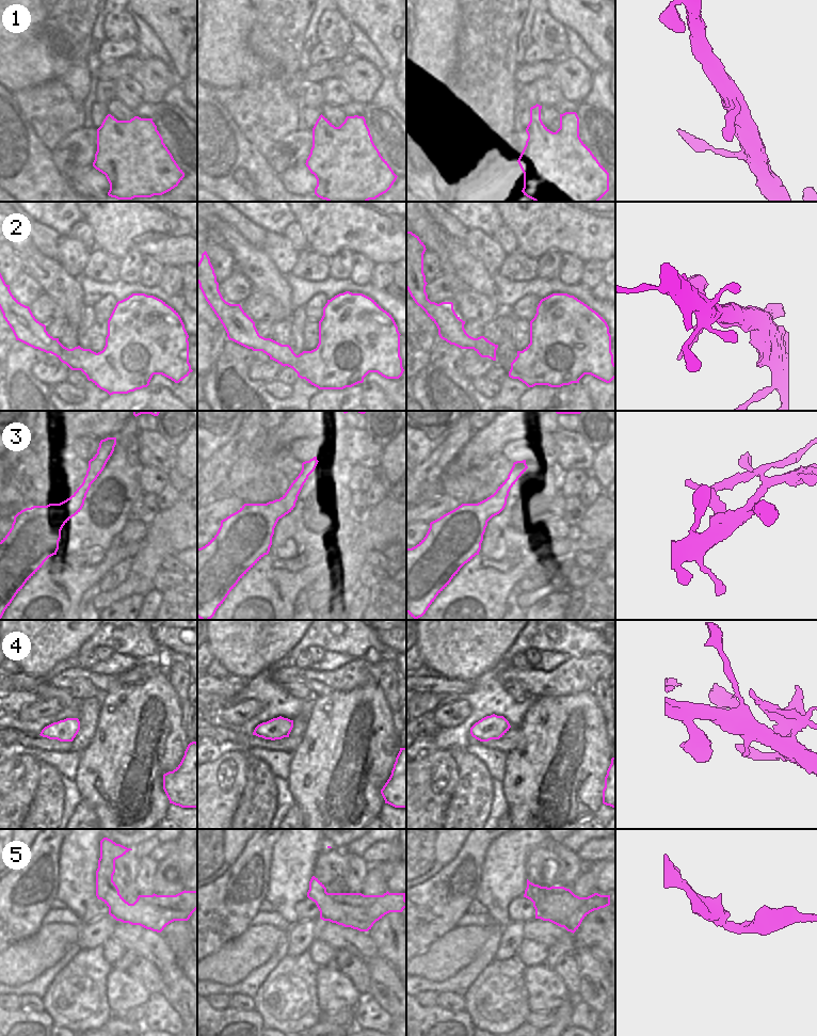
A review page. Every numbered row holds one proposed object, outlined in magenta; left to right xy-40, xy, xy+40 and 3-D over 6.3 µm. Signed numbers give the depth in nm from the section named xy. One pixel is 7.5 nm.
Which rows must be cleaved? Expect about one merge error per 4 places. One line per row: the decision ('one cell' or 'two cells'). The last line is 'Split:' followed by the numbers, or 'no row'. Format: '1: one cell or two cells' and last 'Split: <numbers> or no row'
1: one cell
2: one cell
3: two cells
4: one cell
5: one cell
Split: 3

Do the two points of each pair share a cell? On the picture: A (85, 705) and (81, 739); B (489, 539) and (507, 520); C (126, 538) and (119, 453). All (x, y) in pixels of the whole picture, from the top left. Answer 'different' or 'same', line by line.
A: same
B: same
C: different

